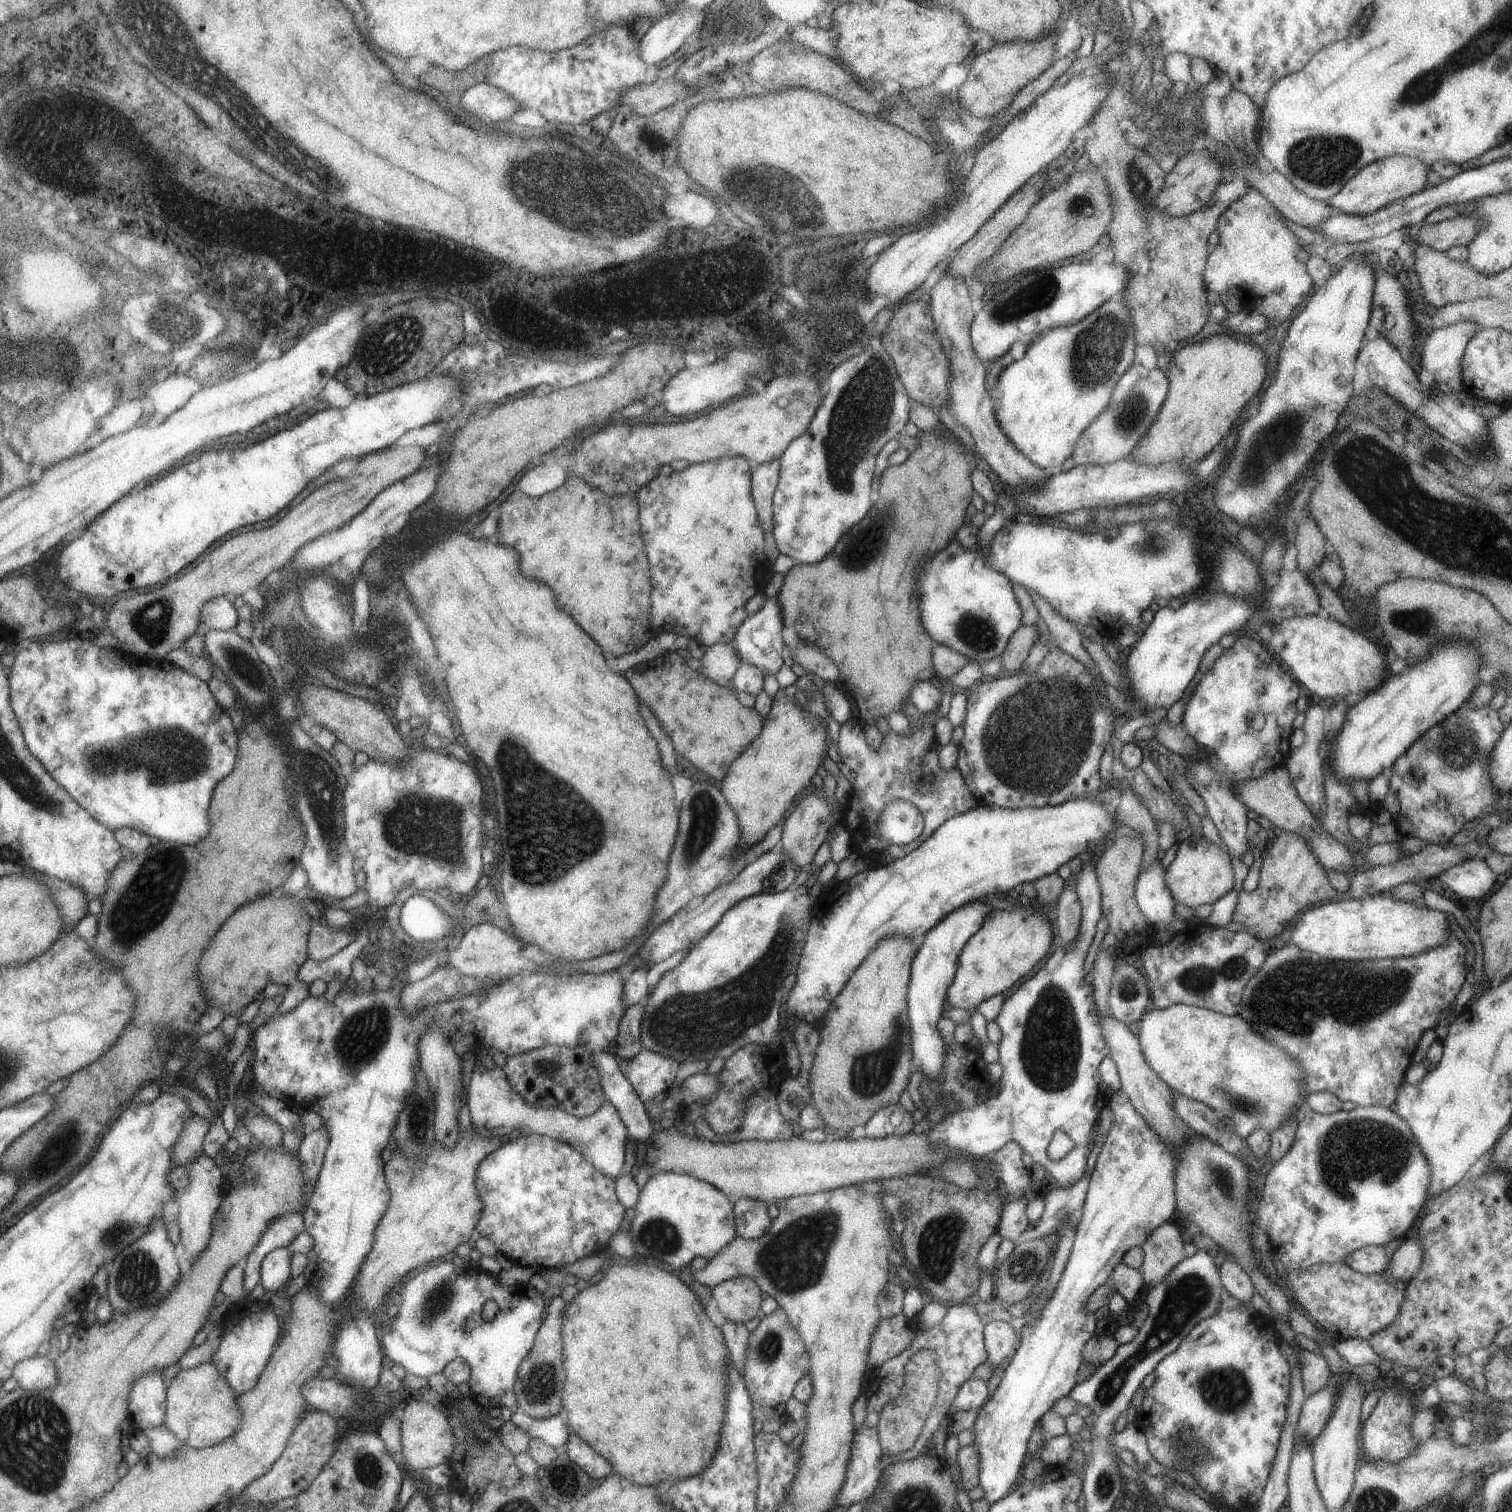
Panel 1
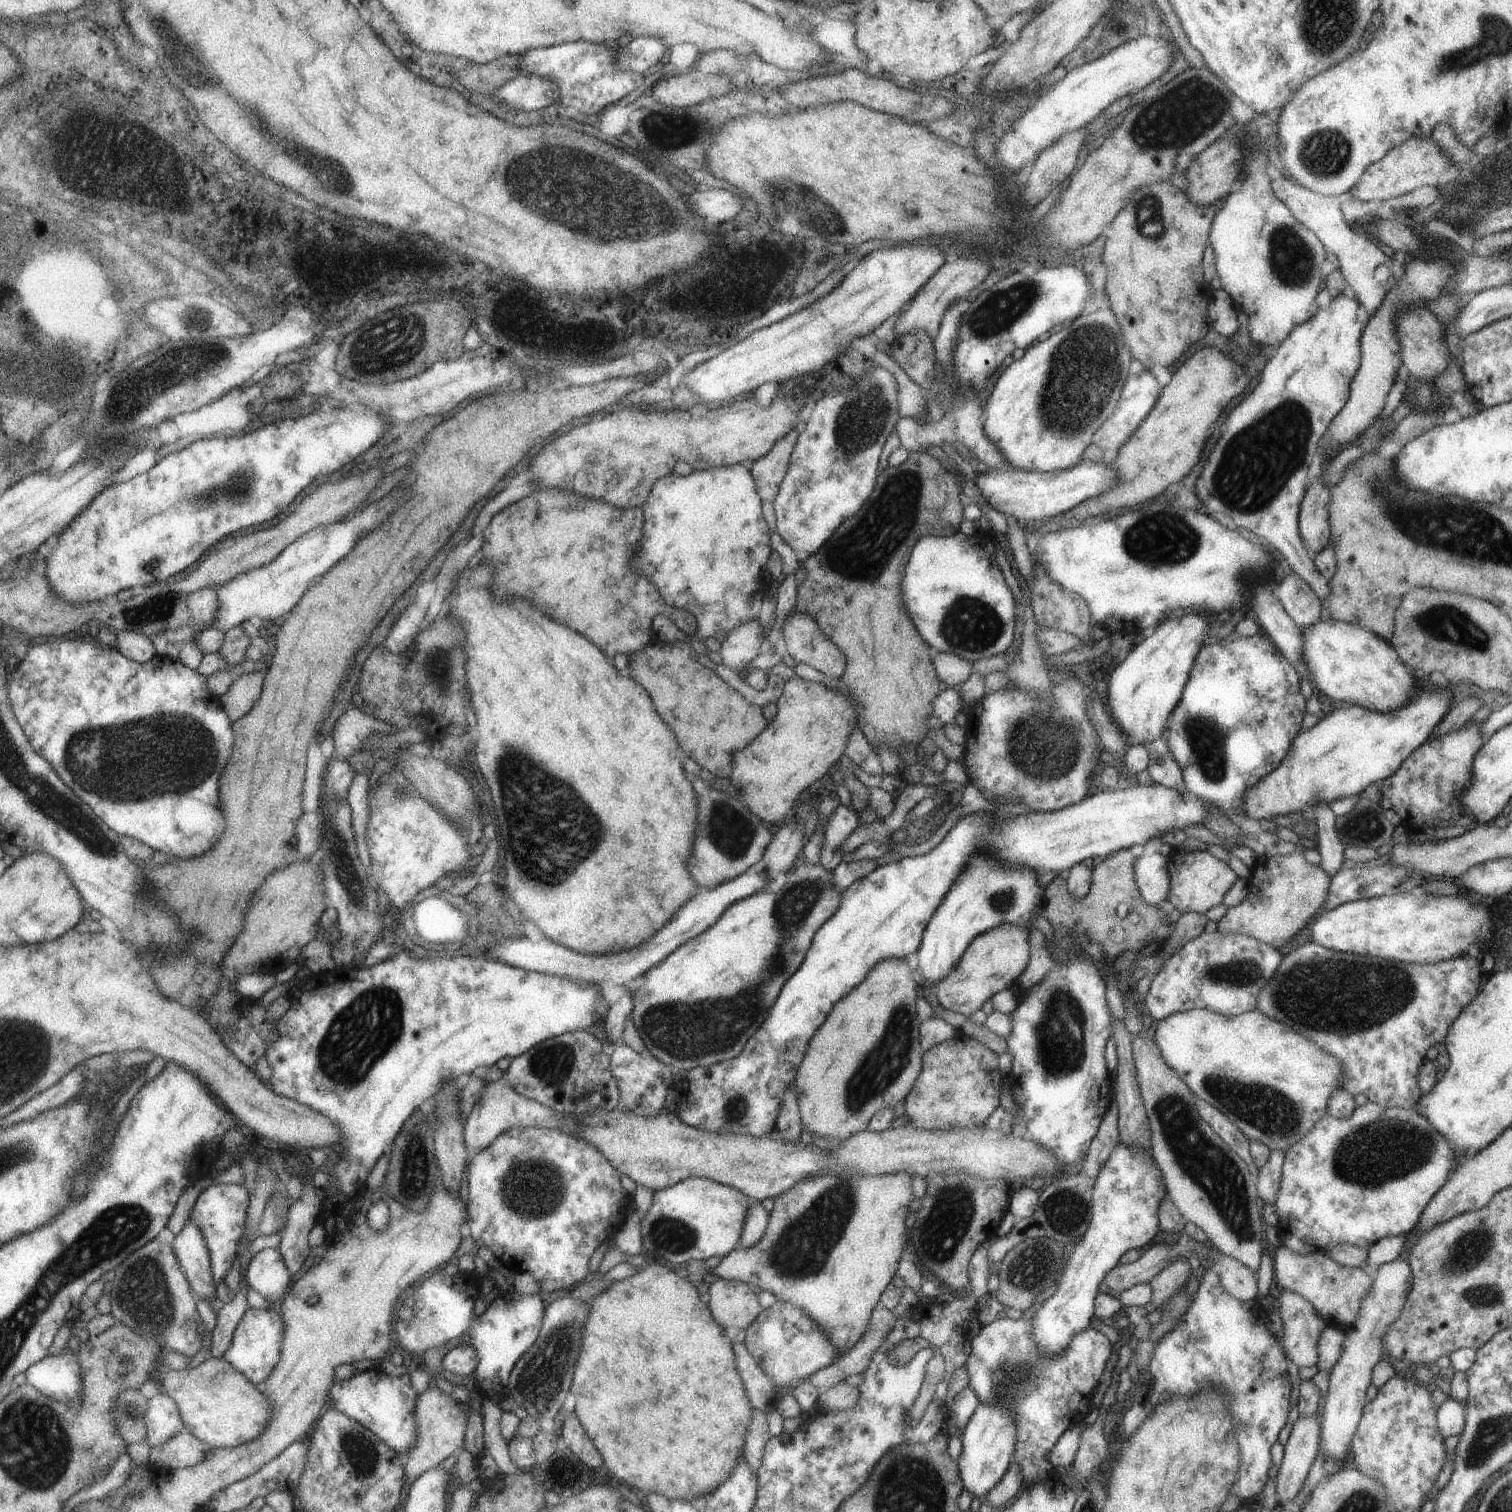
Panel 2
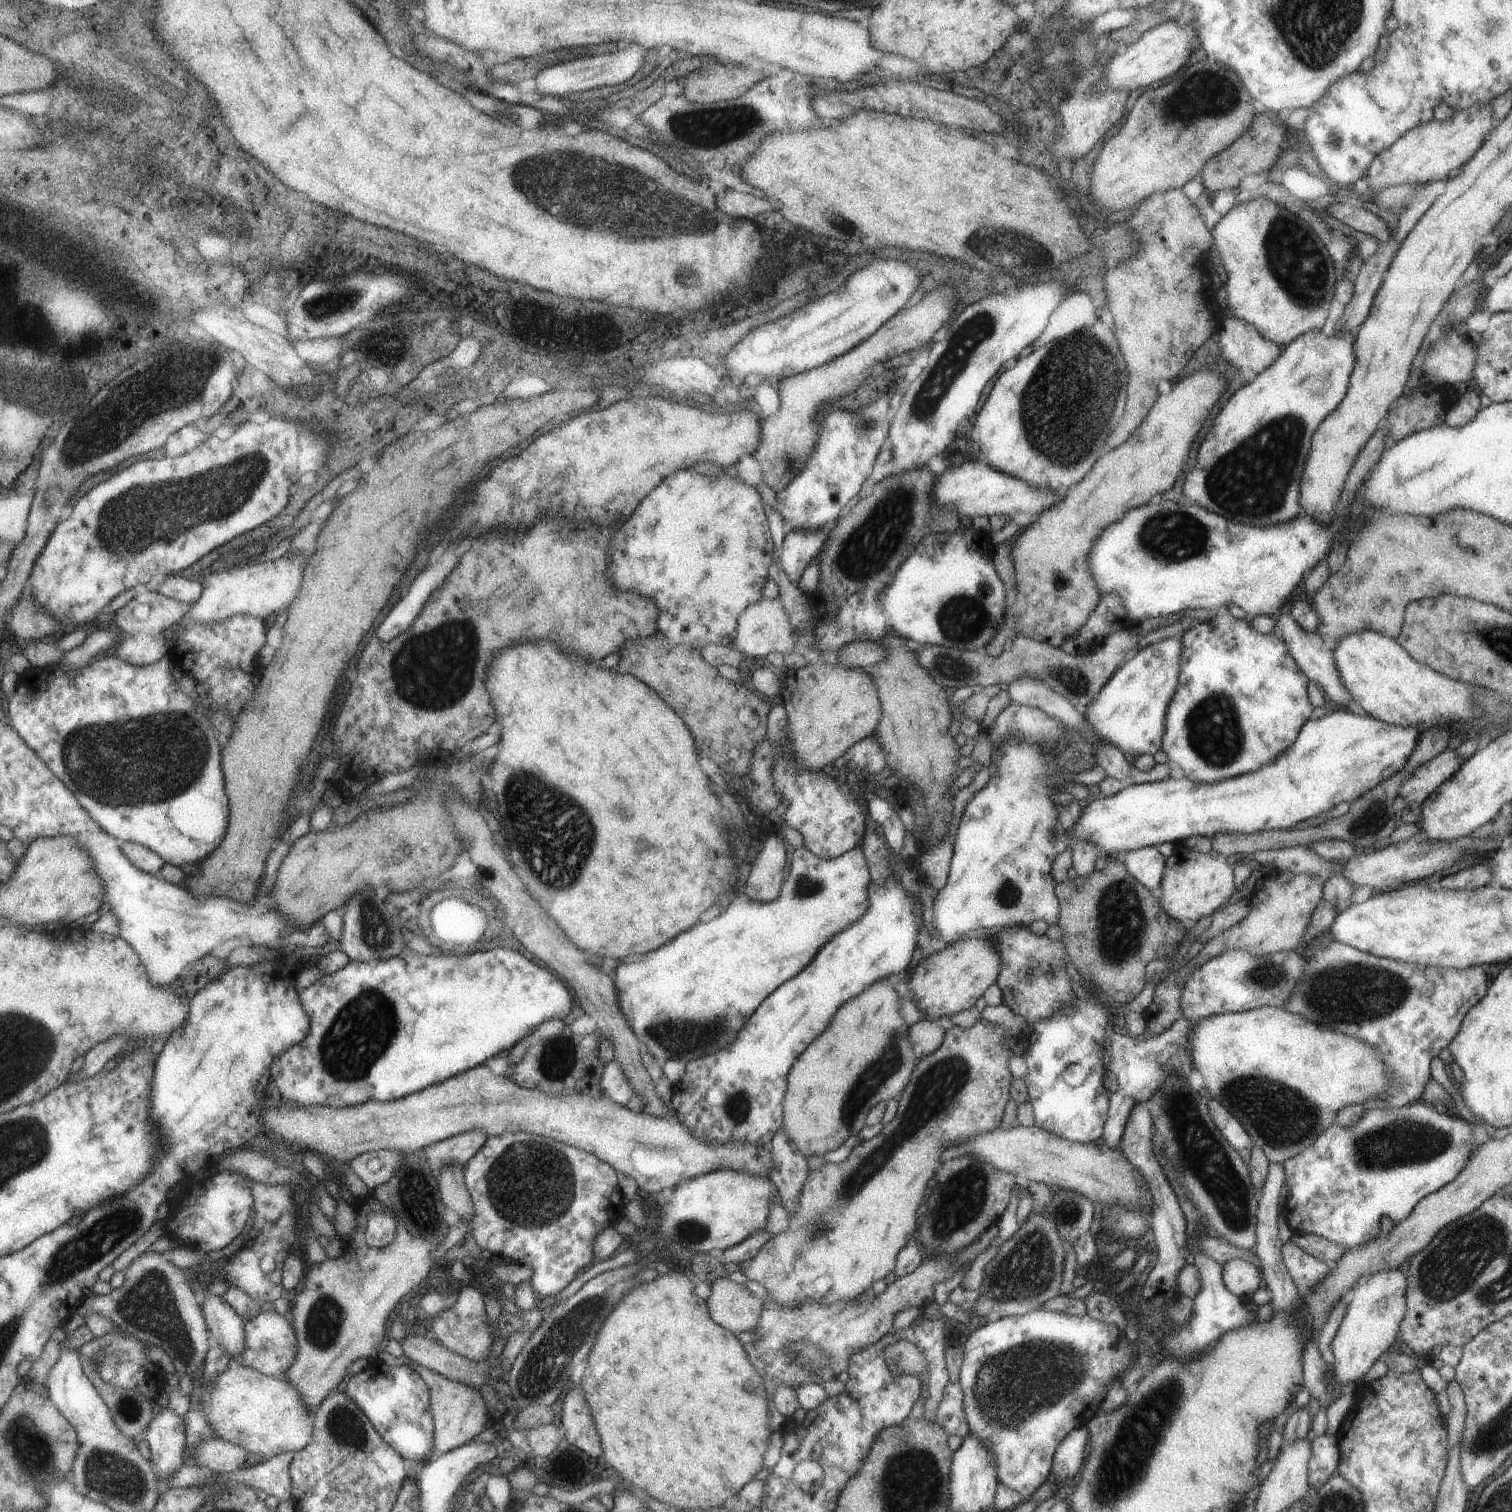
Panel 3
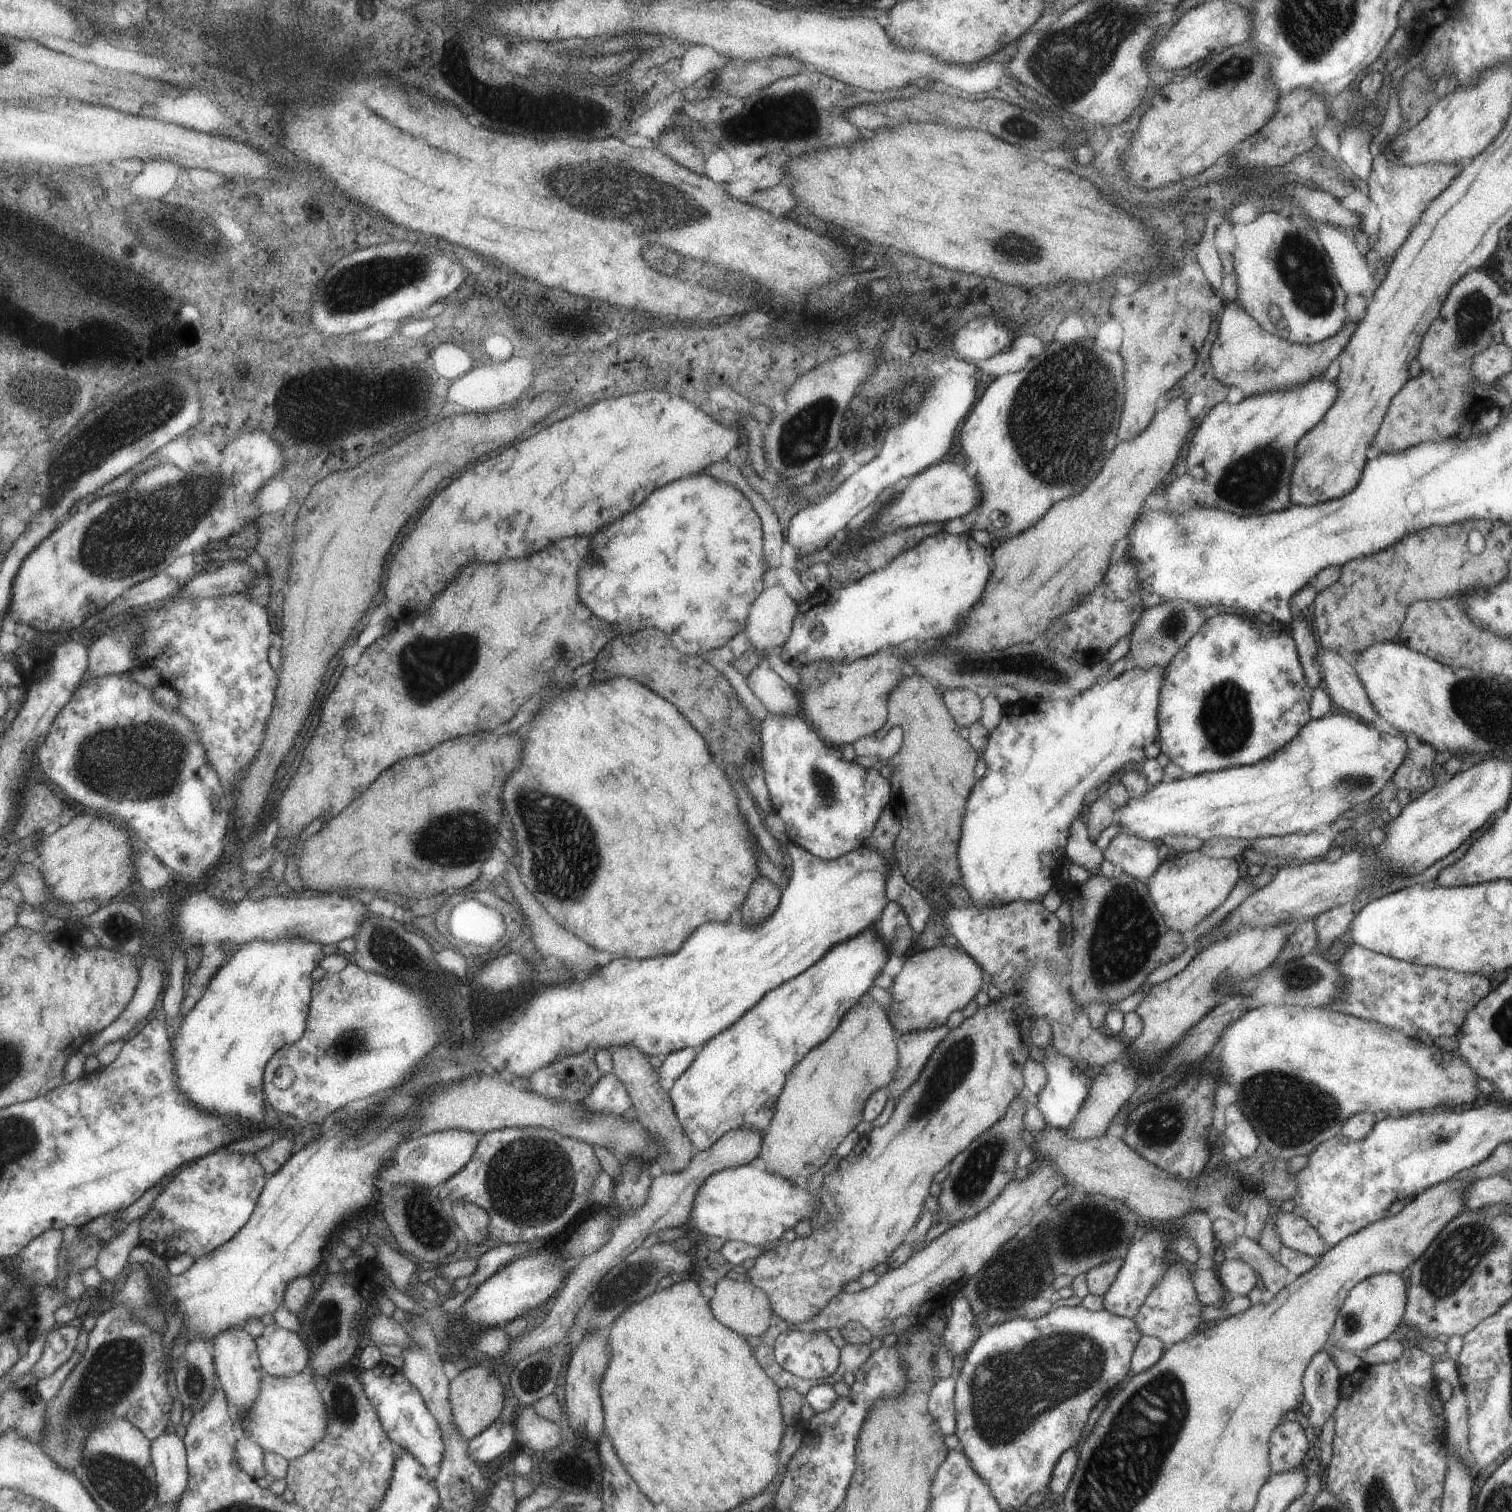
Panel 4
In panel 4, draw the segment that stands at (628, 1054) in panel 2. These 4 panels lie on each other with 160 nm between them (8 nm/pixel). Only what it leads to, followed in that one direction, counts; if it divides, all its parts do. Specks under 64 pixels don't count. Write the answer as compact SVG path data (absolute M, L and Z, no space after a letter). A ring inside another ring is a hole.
M612 1073L599 1077L589 1094L580 1102L585 1108L601 1115L621 1115L633 1117L632 1102L623 1084Z

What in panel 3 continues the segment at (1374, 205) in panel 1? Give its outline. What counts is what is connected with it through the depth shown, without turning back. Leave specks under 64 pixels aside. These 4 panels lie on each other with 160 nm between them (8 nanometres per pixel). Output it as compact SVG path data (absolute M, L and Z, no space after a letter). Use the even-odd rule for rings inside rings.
M1490 104L1469 106L1465 110L1457 110L1445 122L1433 119L1407 130L1389 148L1372 158L1366 169L1368 190L1374 195L1377 190L1385 190L1387 186L1423 185L1447 178L1450 171L1462 167L1481 146L1488 135L1487 131L1493 126L1491 109Z

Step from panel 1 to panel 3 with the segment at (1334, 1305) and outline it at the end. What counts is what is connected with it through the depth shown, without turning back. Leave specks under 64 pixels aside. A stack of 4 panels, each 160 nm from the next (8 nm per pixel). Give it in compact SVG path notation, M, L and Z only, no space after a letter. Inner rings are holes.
M1286 1238L1280 1252L1283 1266L1302 1296L1305 1296L1309 1290L1313 1290L1323 1278L1327 1278L1331 1269L1330 1265L1305 1254L1299 1246L1295 1246Z

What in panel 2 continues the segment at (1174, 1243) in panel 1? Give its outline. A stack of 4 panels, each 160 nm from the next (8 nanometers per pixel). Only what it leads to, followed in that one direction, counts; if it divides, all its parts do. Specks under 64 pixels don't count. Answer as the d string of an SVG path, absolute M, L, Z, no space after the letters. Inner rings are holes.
M1181 1258L1170 1262L1165 1268L1161 1269L1161 1272L1151 1278L1149 1282L1152 1288L1150 1301L1156 1307L1163 1308L1178 1289L1183 1289L1190 1284L1194 1274L1196 1273L1189 1268L1187 1260Z

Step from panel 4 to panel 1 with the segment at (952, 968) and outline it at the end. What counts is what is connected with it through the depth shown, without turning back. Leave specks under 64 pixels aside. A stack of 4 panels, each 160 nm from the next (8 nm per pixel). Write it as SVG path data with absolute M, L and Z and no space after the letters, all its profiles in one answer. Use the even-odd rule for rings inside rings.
M1021 904L1011 906L1009 911L991 910L957 956L957 971L945 994L946 1006L971 1012L981 1002L1010 988L1047 954L1053 938L1051 927L1045 914Z

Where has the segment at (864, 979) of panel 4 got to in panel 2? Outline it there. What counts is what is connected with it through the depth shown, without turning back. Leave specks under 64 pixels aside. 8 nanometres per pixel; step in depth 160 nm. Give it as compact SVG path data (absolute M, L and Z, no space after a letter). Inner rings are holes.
M1152 782L1151 784L1134 784L1133 786L1127 786L1115 789L1107 789L1102 791L1096 790L1093 794L1089 794L1083 800L1076 802L1075 804L1066 806L1058 811L1047 811L1044 813L1037 813L1036 811L1025 815L1017 816L991 816L987 812L976 812L966 815L963 819L959 820L954 826L952 826L942 840L929 852L920 856L904 857L899 862L891 862L886 865L873 869L869 874L863 876L863 878L854 880L851 884L848 884L842 892L841 903L839 903L838 909L833 916L830 916L813 935L809 948L805 951L803 962L797 967L797 970L783 983L778 995L775 997L775 1002L768 1008L767 1018L765 1022L761 1022L761 1026L757 1028L757 1032L753 1034L753 1038L747 1040L747 1044L743 1047L743 1052L737 1054L737 1058L733 1060L727 1060L727 1062L718 1062L714 1065L706 1067L695 1067L689 1069L682 1079L673 1086L675 1092L675 1108L677 1110L676 1115L679 1120L682 1120L685 1124L692 1126L693 1128L704 1130L707 1132L717 1134L750 1134L754 1137L764 1137L765 1135L771 1136L773 1134L775 1121L779 1112L779 1105L781 1104L784 1092L788 1085L794 1080L797 1067L807 1050L807 1045L813 1033L825 1022L826 1016L832 1009L832 1006L840 999L843 998L853 987L856 987L865 977L866 974L882 960L888 958L903 959L910 952L915 952L919 948L920 940L922 939L922 932L924 926L929 922L933 911L941 904L942 898L949 890L953 880L964 869L964 864L968 861L969 857L972 857L973 853L987 853L993 855L997 860L1001 862L1007 862L1009 865L1023 865L1026 868L1036 870L1036 873L1041 875L1048 870L1055 870L1055 872L1061 872L1065 868L1071 868L1075 863L1080 863L1085 858L1092 858L1097 861L1104 857L1110 856L1116 853L1118 850L1129 849L1135 844L1141 844L1142 846L1151 838L1163 837L1166 832L1172 830L1182 830L1185 826L1191 826L1191 824L1201 824L1208 815L1208 809L1213 808L1207 801L1203 801L1202 798L1193 796L1187 790L1179 792L1174 788L1167 788L1159 783Z

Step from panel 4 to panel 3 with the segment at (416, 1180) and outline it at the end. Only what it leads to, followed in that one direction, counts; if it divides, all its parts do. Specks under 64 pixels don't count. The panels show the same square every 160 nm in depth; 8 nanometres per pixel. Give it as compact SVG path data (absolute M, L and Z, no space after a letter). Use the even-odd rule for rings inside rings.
M467 1130L433 1145L425 1146L421 1152L425 1154L427 1164L433 1170L439 1171L441 1166L447 1164L464 1166L465 1162L468 1162L469 1158L472 1158L473 1154L476 1154L485 1144L487 1138L487 1134L483 1134L481 1130ZM377 1150L352 1157L346 1164L367 1188L387 1182L401 1164L401 1152Z

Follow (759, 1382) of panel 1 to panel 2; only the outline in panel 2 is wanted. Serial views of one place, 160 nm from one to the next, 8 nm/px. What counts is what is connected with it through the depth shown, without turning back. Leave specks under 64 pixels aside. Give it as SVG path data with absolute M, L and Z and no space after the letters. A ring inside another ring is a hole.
M776 1300L768 1308L761 1309L744 1333L747 1352L774 1385L796 1383L839 1358L830 1338L818 1329L810 1316L788 1302Z

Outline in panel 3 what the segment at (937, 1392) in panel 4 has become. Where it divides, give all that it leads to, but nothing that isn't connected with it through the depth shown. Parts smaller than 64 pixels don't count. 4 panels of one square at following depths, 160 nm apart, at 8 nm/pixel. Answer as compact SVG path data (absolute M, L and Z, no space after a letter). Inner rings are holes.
M948 1383L943 1388L939 1406L935 1410L935 1423L943 1428L946 1436L954 1435L963 1439L969 1432L963 1412L963 1390L958 1383Z

